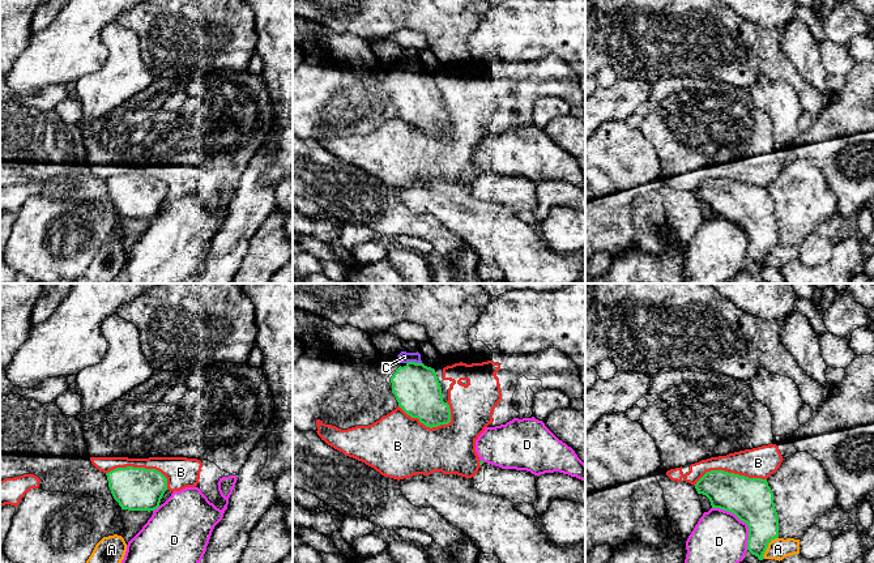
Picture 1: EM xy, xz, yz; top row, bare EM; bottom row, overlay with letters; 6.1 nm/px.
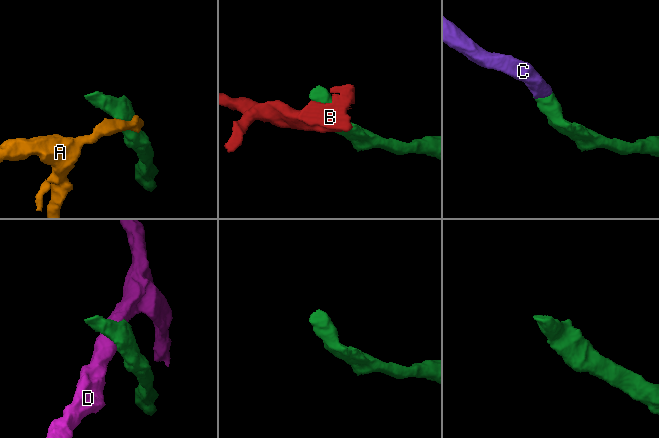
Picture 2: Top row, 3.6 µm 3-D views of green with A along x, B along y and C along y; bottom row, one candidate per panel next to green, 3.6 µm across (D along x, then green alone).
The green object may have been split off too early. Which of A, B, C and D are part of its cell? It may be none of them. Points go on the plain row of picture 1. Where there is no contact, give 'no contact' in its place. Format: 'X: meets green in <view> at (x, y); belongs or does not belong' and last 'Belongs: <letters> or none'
A: meets green in yz at (767, 254); does not belong
B: meets green in yz at (729, 180); does not belong
C: meets green in xz at (413, 69); belongs
D: meets green in yz at (742, 227); does not belong
Belongs: C

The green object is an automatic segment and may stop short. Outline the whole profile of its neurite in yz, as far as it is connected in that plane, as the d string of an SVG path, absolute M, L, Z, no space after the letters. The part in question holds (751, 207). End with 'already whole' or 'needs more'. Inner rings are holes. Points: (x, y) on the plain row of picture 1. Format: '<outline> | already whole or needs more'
M711 178L695 196L709 206L712 216L732 219L747 231L747 257L763 268L768 251L779 246L779 225L767 187Z | already whole

